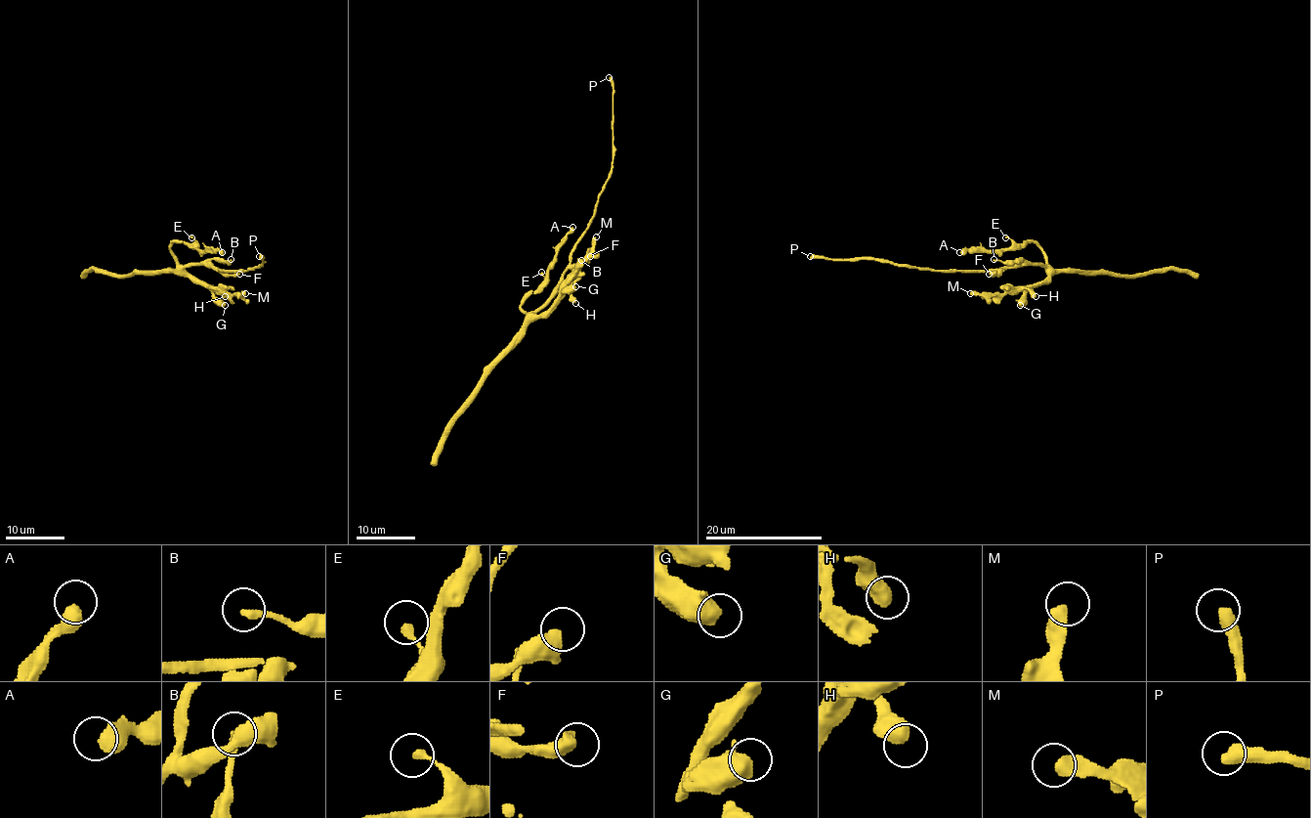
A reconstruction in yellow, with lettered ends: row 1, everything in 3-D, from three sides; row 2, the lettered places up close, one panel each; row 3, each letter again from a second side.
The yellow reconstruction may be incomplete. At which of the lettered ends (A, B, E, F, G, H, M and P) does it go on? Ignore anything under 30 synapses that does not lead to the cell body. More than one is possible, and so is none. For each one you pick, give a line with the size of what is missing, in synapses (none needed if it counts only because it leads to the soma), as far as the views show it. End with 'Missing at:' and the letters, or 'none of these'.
Missing at: none of these

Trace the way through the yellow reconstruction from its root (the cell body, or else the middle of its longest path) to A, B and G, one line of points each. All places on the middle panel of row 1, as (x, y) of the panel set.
A: (556, 285), (556, 291), (531, 313), (521, 309), (524, 300), (544, 279), (556, 248), (572, 227)
B: (556, 285), (568, 286), (576, 278), (581, 260)
G: (556, 285), (556, 291), (535, 315), (543, 315), (561, 294), (575, 286)

